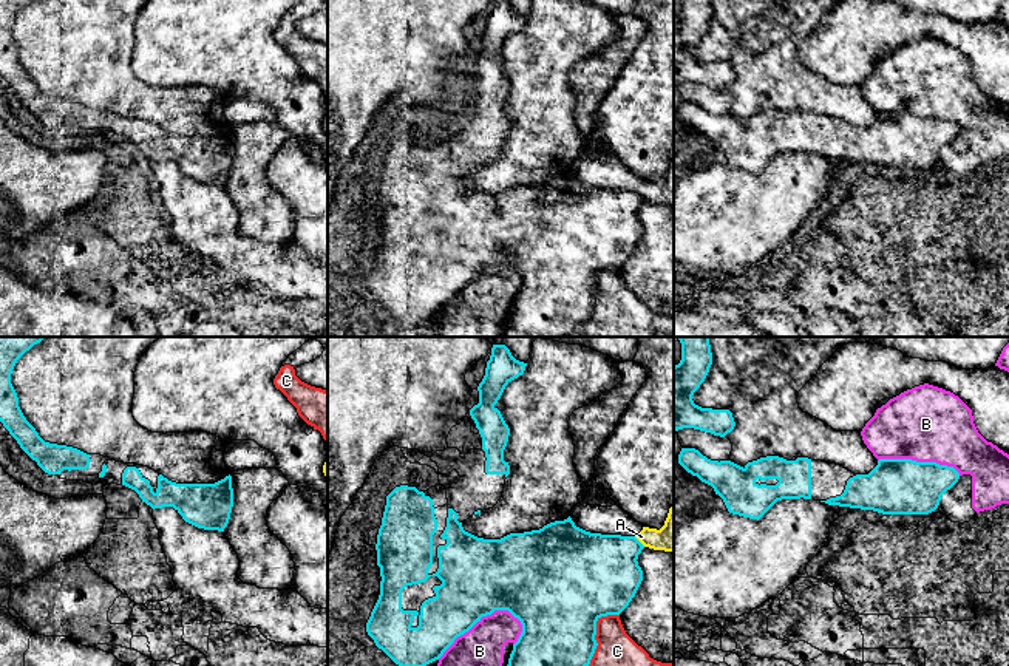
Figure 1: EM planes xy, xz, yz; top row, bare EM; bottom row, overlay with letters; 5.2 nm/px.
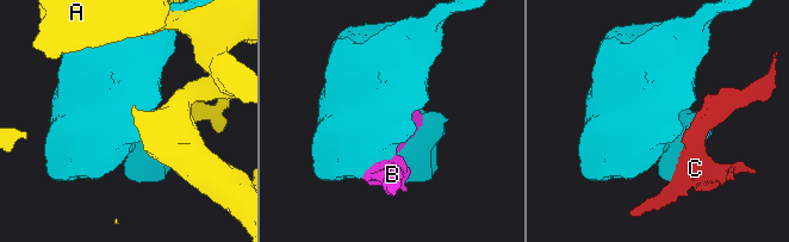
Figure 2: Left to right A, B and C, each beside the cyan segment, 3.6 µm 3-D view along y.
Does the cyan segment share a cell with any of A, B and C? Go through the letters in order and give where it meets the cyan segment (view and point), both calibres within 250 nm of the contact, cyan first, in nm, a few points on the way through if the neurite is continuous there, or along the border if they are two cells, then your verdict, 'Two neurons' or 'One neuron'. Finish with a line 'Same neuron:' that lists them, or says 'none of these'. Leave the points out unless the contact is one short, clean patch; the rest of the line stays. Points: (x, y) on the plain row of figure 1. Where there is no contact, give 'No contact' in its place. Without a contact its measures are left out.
A: Touches cyan at xz (638, 195). Thickness 380 nm (cyan) against 160 nm. Two neurons
B: Touches cyan at xz (479, 272). Thickness 380 nm (cyan) against 300 nm. Two neurons
C: Touches cyan at xz (595, 295). Thickness 420 nm (cyan) against 380 nm. Two neurons
Same neuron: none of these

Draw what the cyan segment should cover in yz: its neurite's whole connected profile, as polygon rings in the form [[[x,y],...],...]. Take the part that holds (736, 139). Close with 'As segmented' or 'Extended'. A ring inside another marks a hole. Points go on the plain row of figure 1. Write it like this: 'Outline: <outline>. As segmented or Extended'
Outline: [[[681,102],[678,117],[711,139],[728,165],[760,173],[777,155],[814,153],[882,168],[929,168],[960,133],[953,121],[912,113],[879,113],[868,128],[808,111],[766,110],[740,121]]]. Extended

